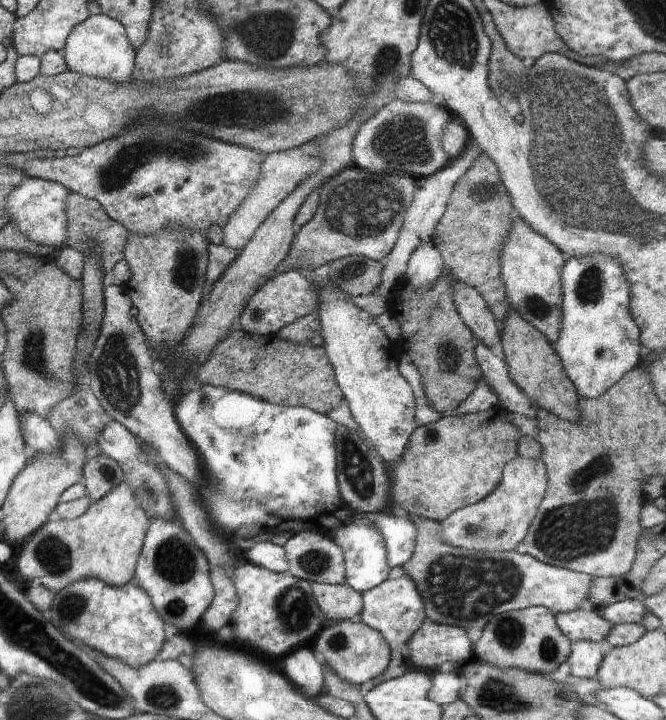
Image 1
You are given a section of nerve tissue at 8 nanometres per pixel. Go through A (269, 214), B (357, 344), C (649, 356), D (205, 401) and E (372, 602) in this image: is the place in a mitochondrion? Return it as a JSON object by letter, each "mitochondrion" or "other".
{"A":"other","B":"other","C":"other","D":"mitochondrion","E":"other"}

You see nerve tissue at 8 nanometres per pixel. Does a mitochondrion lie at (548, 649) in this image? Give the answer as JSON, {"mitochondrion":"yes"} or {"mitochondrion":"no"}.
{"mitochondrion":"yes"}

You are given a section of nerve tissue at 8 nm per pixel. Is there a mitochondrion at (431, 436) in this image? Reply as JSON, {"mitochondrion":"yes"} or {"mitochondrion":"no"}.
{"mitochondrion":"yes"}

